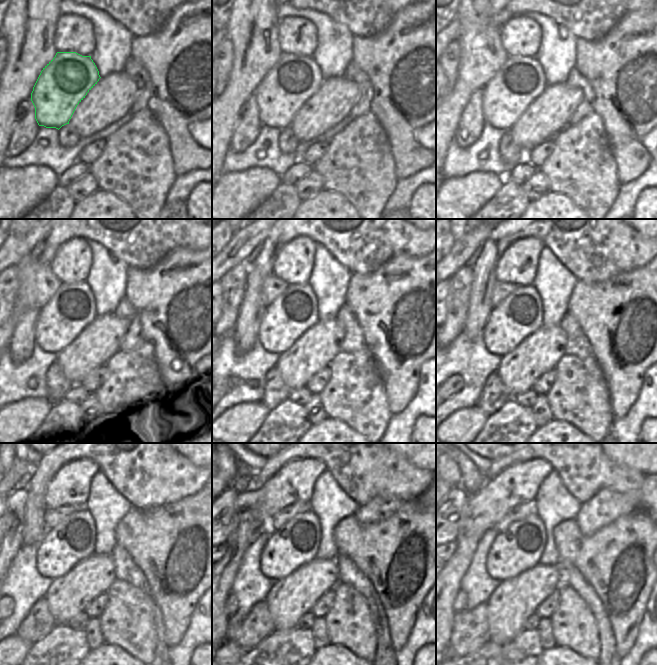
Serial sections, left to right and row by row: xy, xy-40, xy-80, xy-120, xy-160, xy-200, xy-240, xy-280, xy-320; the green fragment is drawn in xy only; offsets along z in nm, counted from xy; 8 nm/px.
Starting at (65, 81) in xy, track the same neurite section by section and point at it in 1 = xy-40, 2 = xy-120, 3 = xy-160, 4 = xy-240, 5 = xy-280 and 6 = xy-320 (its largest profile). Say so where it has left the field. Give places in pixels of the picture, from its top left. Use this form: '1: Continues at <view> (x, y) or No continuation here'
1: Continues at xy-40 (293, 80)
2: Continues at xy-120 (72, 308)
3: Continues at xy-160 (290, 315)
4: Continues at xy-240 (73, 540)
5: Continues at xy-280 (296, 543)
6: Continues at xy-320 (519, 548).

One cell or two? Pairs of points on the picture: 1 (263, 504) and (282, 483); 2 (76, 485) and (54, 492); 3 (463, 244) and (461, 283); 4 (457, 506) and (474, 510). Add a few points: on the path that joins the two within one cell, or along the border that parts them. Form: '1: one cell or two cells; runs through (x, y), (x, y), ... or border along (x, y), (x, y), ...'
1: one cell; runs through (268, 499), (279, 488)
2: one cell; runs through (71, 485), (59, 492)
3: two cells; border along (466, 263), (448, 279)
4: two cells; border along (467, 496), (464, 518), (458, 530)

